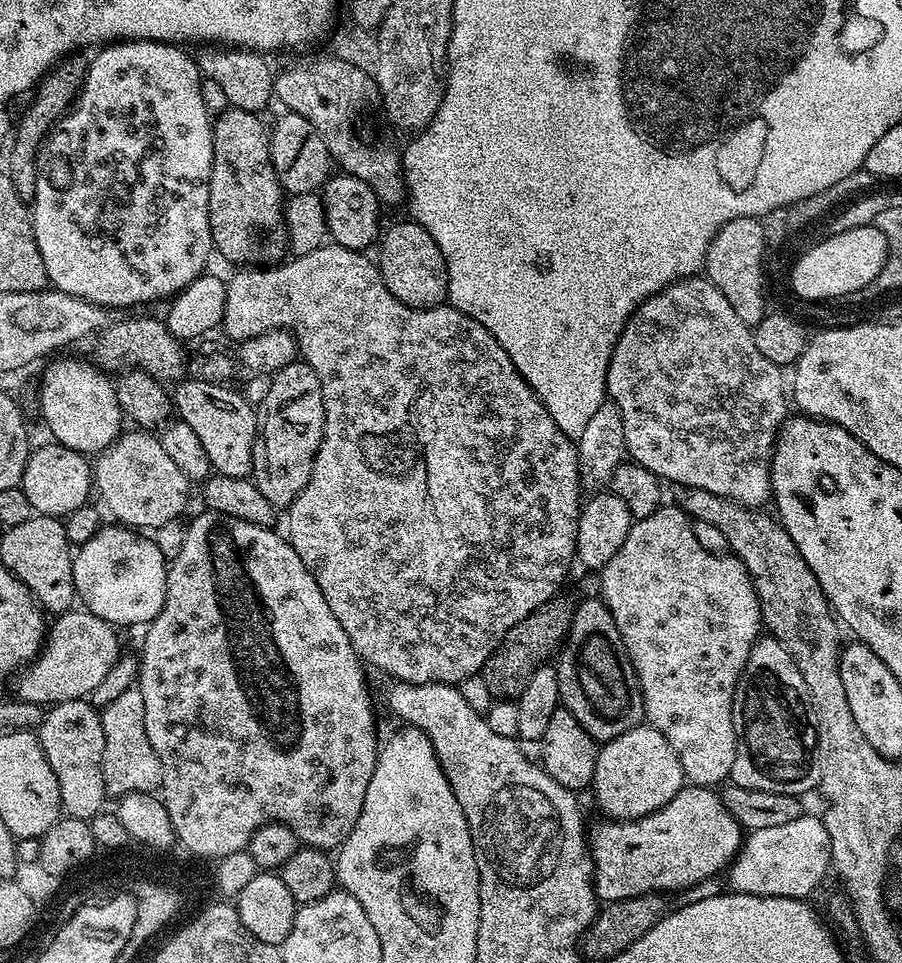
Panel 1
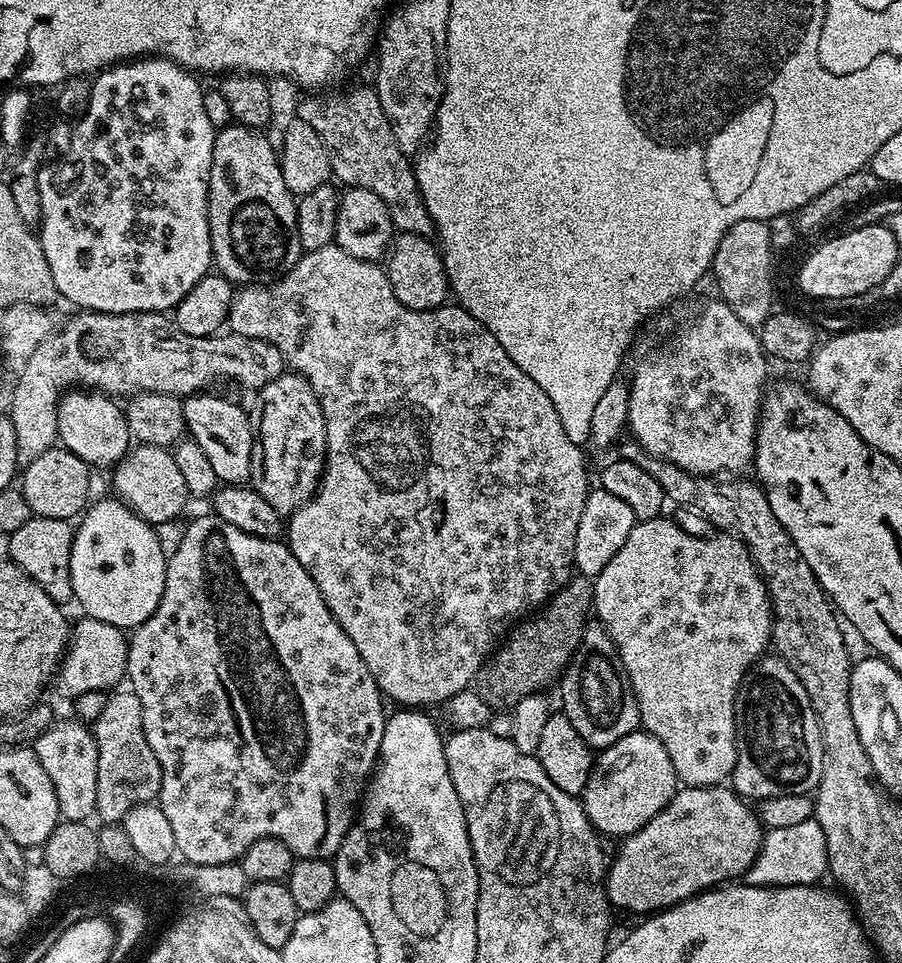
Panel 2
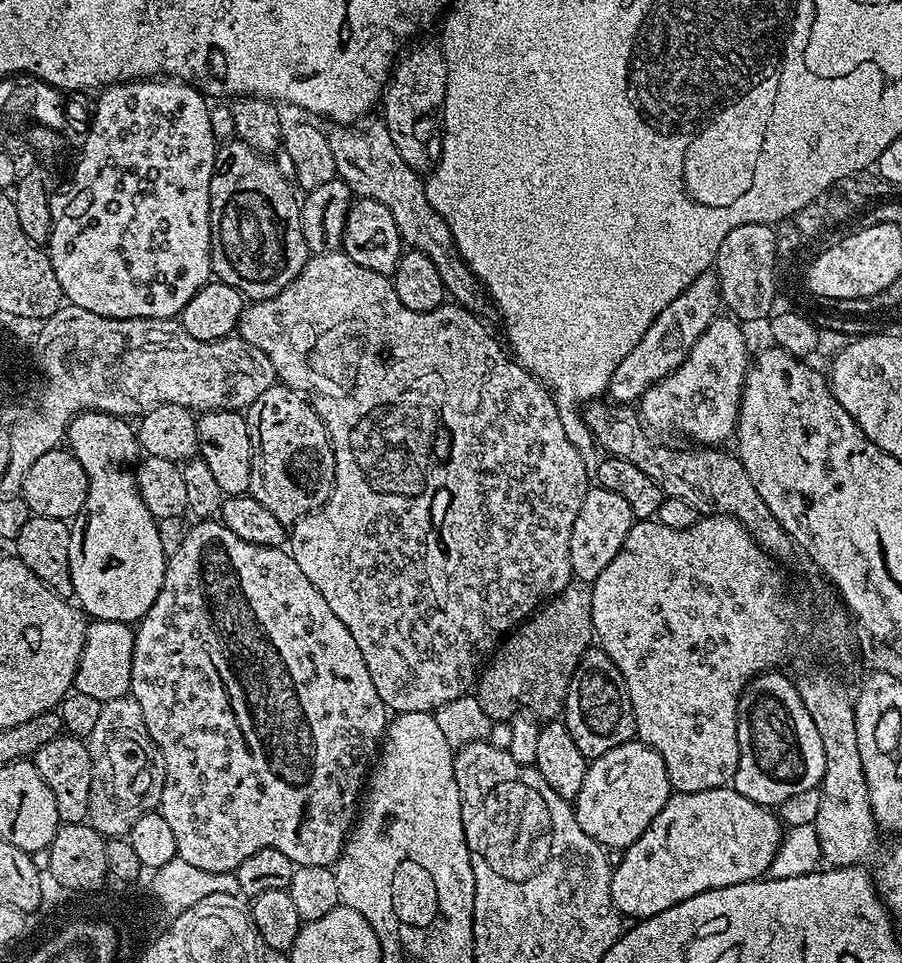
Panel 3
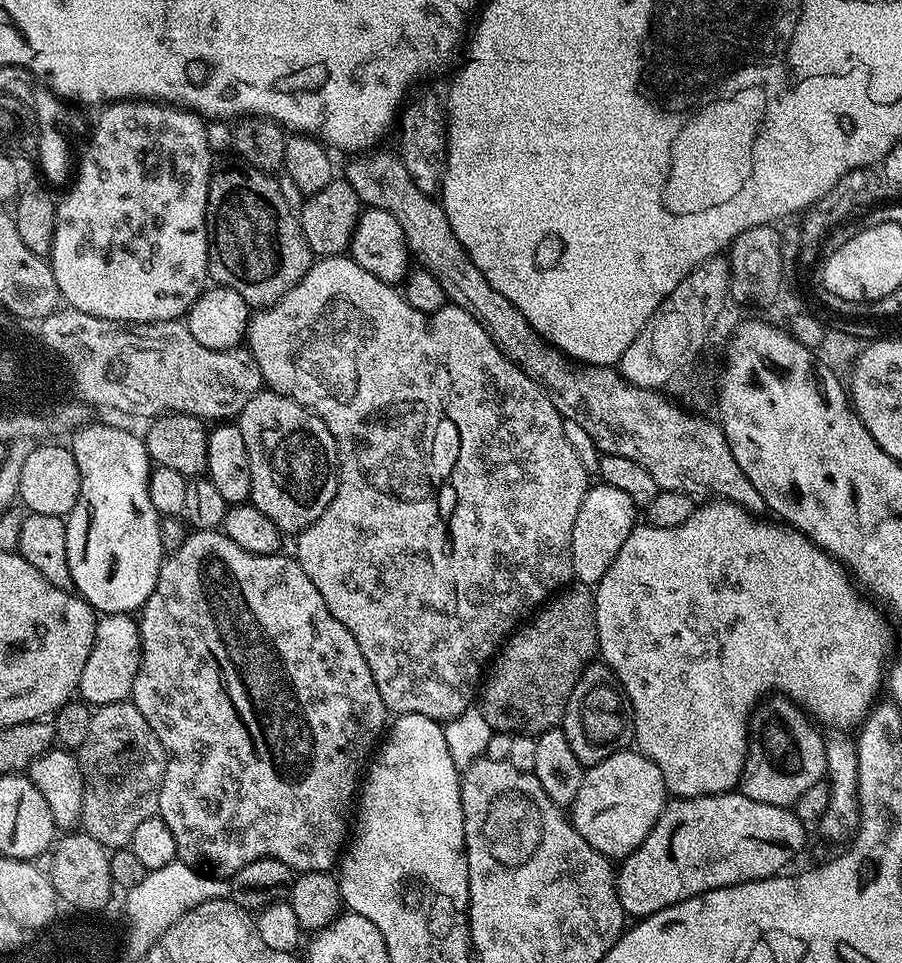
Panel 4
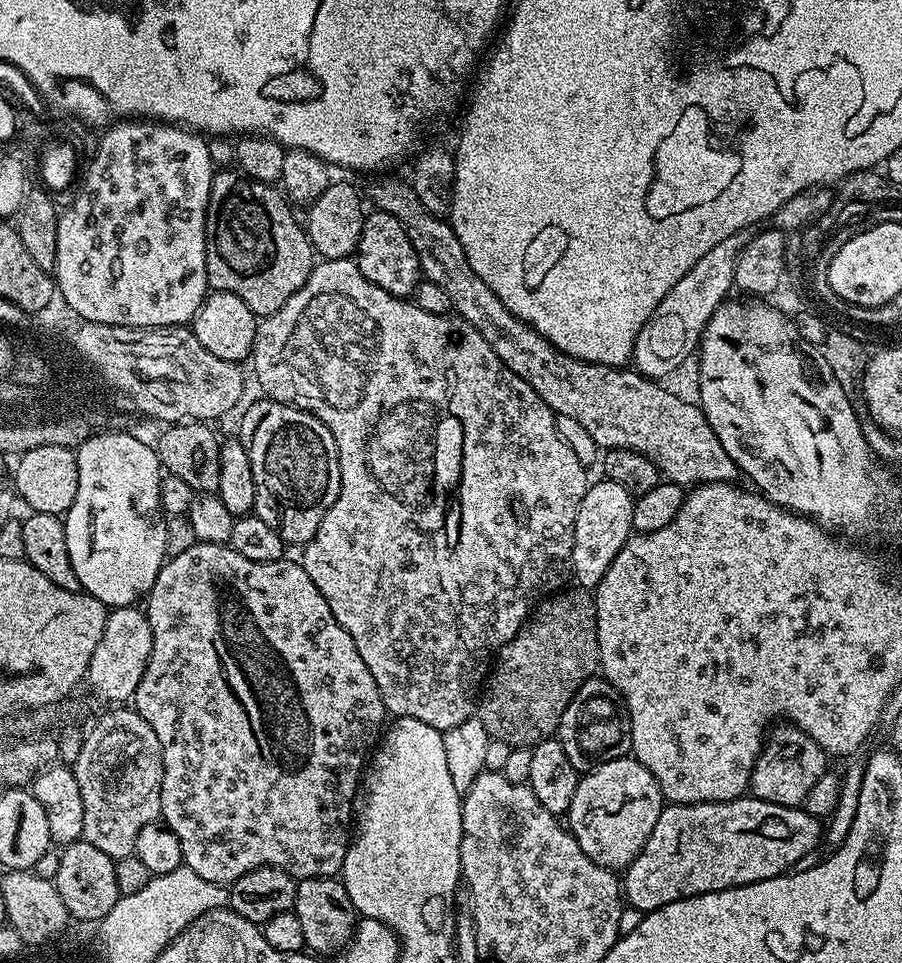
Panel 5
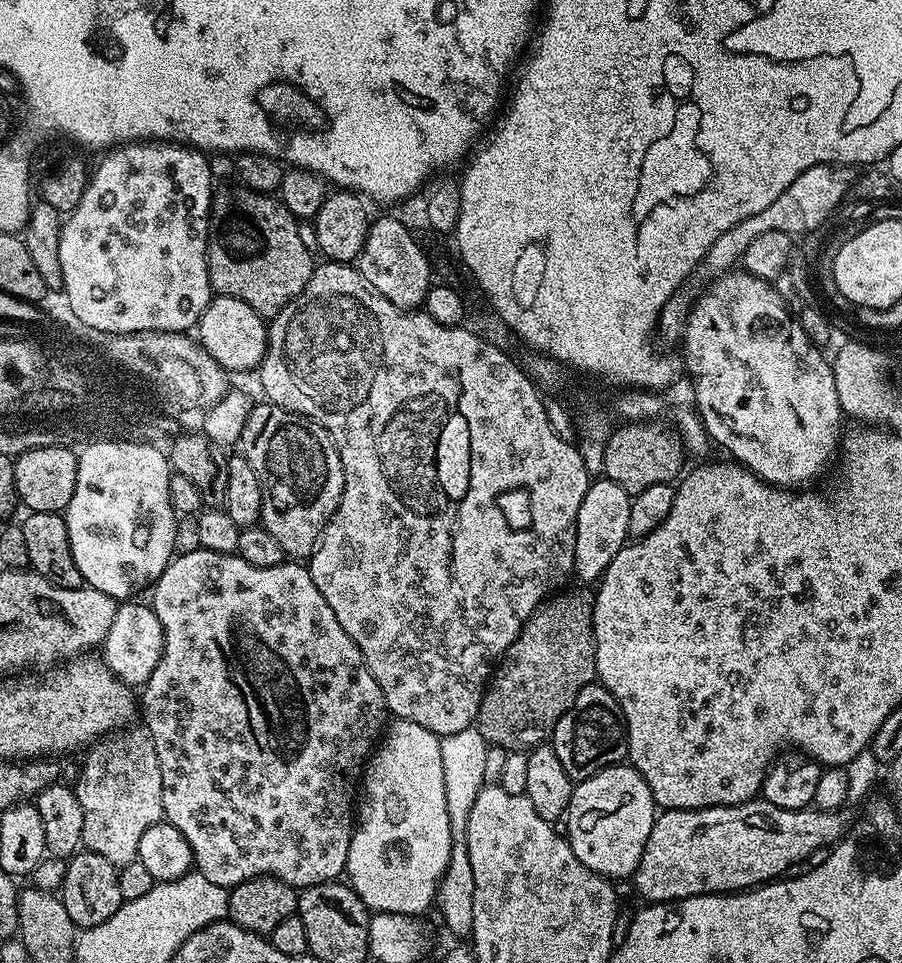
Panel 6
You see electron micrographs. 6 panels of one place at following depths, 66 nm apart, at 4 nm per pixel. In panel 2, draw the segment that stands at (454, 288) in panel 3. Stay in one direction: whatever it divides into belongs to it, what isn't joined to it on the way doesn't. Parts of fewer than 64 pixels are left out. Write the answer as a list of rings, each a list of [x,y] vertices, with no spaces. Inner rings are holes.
[[[375,87],[352,88],[337,96],[308,94],[296,108],[295,115],[302,122],[314,126],[318,138],[328,151],[332,176],[341,180],[341,185],[374,190],[390,210],[392,227],[397,233],[413,232],[431,237],[434,229],[432,219],[418,190],[413,161],[394,142],[390,122],[378,102]]]

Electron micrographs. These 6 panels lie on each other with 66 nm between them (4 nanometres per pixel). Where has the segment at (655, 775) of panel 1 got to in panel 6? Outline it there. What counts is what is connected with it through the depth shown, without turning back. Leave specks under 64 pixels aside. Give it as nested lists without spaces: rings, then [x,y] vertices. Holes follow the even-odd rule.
[[[627,762],[612,764],[598,774],[579,781],[573,787],[566,813],[566,839],[574,850],[574,858],[578,858],[582,866],[594,870],[600,876],[608,877],[613,882],[619,882],[627,876],[628,879],[635,877],[636,867],[642,858],[642,850],[646,850],[646,838],[650,838],[650,830],[657,815],[658,809],[650,794],[650,786],[646,786],[646,778],[642,778],[642,774],[638,774],[638,770]]]

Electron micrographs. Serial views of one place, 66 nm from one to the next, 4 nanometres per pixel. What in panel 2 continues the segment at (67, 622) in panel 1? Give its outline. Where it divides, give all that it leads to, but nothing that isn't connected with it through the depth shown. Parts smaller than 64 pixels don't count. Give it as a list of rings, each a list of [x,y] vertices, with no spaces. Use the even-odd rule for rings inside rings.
[[[84,616],[80,621],[75,621],[74,627],[70,632],[68,641],[68,651],[64,653],[63,660],[60,661],[58,669],[58,684],[69,698],[75,698],[86,691],[105,691],[117,687],[119,680],[125,679],[128,670],[128,641],[125,629],[118,626],[110,626],[110,622],[96,620],[92,616]]]

